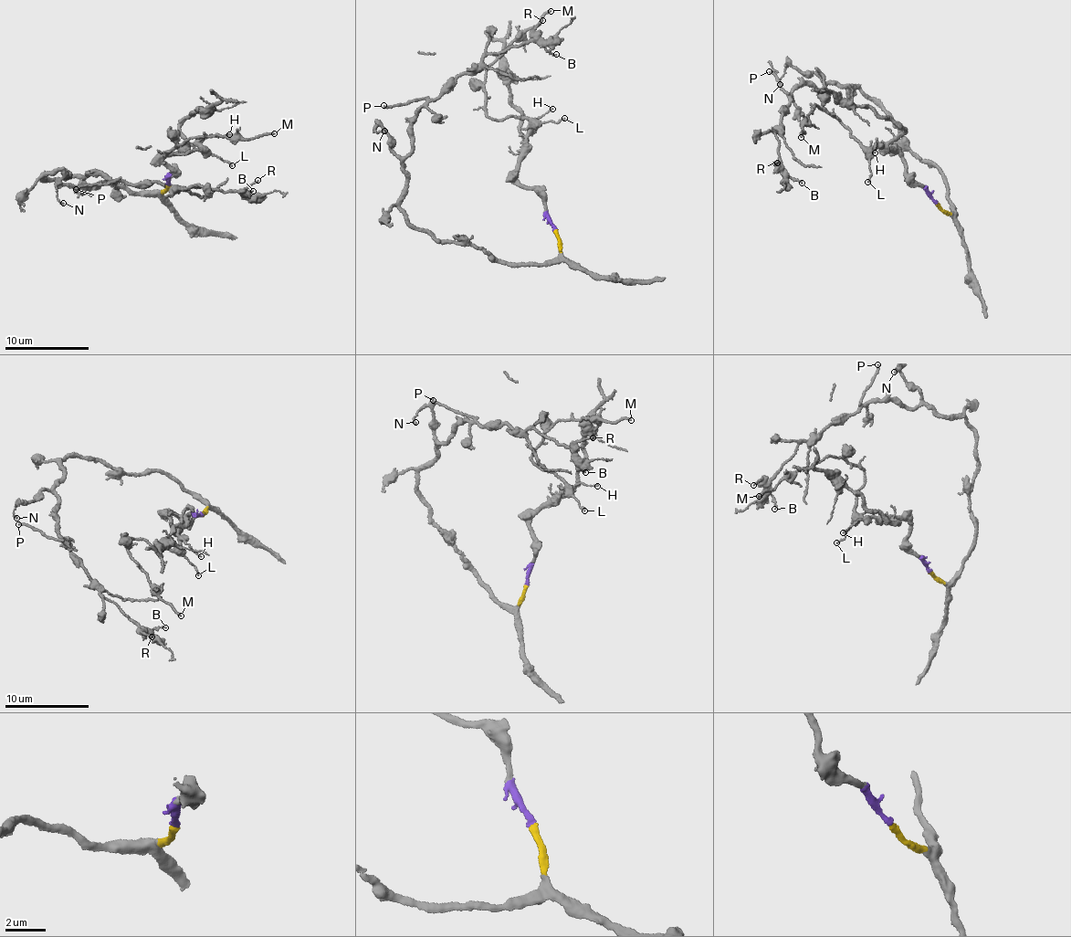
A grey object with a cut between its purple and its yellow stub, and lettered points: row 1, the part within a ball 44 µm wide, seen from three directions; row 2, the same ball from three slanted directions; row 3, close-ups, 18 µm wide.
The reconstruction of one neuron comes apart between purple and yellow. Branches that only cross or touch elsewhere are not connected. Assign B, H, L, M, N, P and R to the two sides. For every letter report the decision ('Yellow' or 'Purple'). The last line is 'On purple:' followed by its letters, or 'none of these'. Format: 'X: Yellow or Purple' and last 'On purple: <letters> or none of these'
B: Yellow
H: Purple
L: Purple
M: Purple
N: Yellow
P: Yellow
R: Yellow
On purple: H, L, M

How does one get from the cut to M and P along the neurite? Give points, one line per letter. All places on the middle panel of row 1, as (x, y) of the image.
M: (556, 230), (544, 199), (516, 174), (530, 122), (492, 119), (482, 84), (489, 65), (550, 10)
P: (556, 230), (557, 257), (534, 265), (502, 264), (420, 230), (400, 204), (403, 161), (425, 102), (384, 105)

